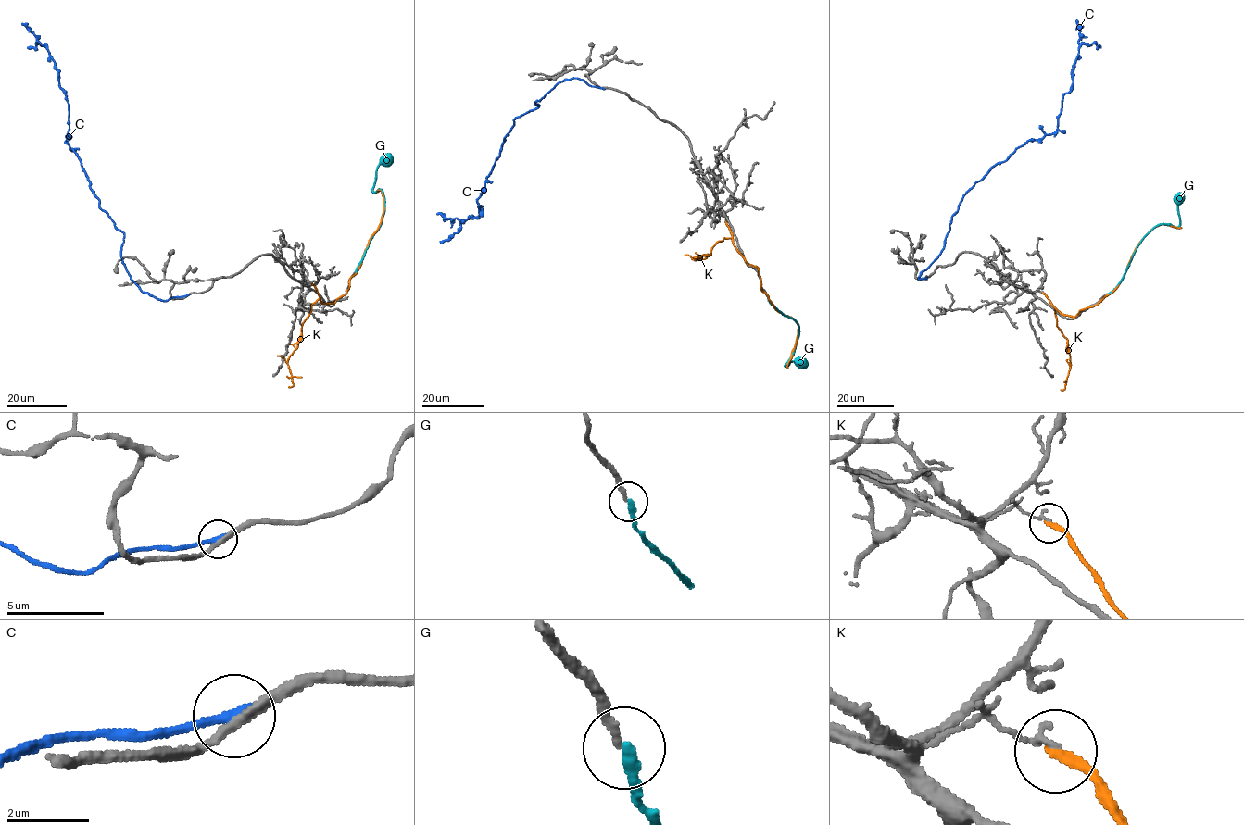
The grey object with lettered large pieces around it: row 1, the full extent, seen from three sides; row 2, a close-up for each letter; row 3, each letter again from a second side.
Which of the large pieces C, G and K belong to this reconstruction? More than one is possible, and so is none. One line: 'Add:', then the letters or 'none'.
Add: G

